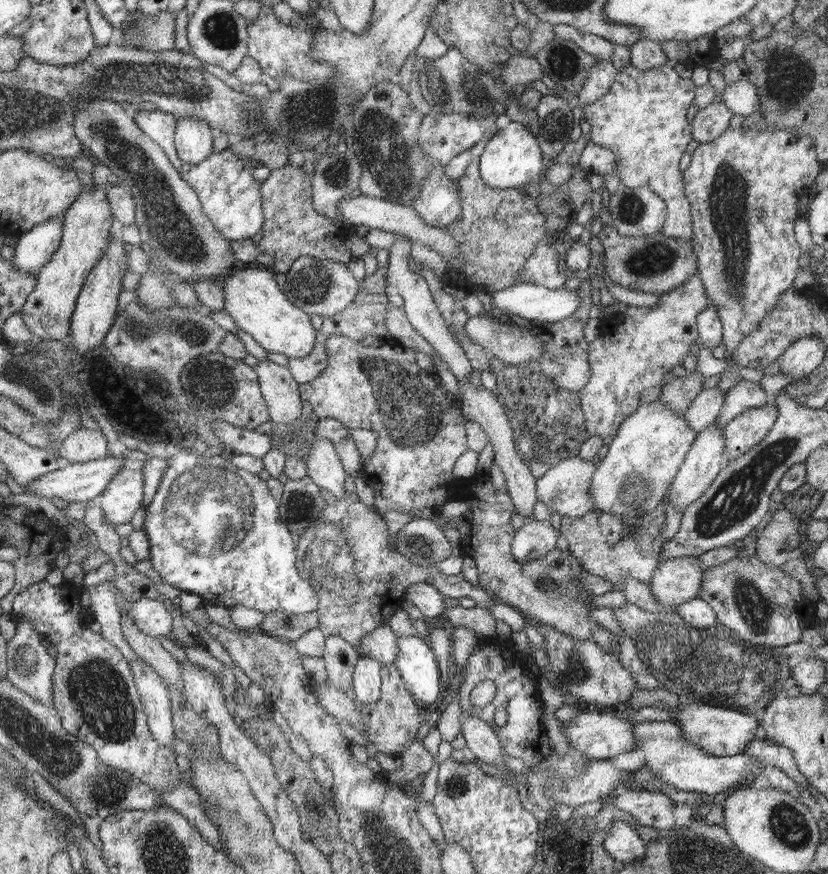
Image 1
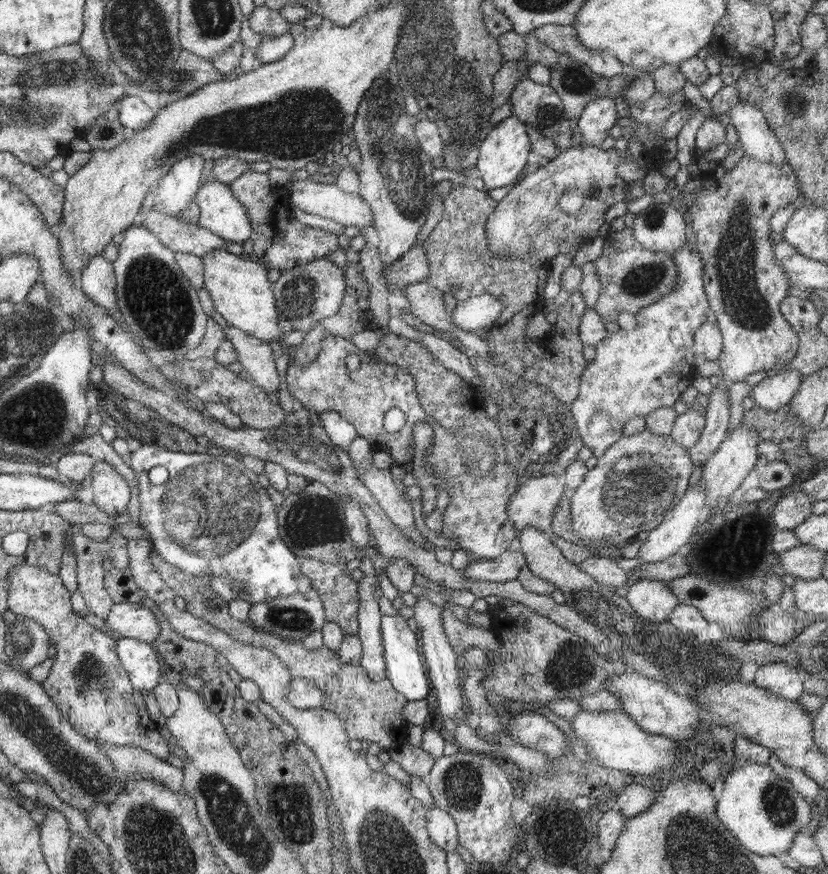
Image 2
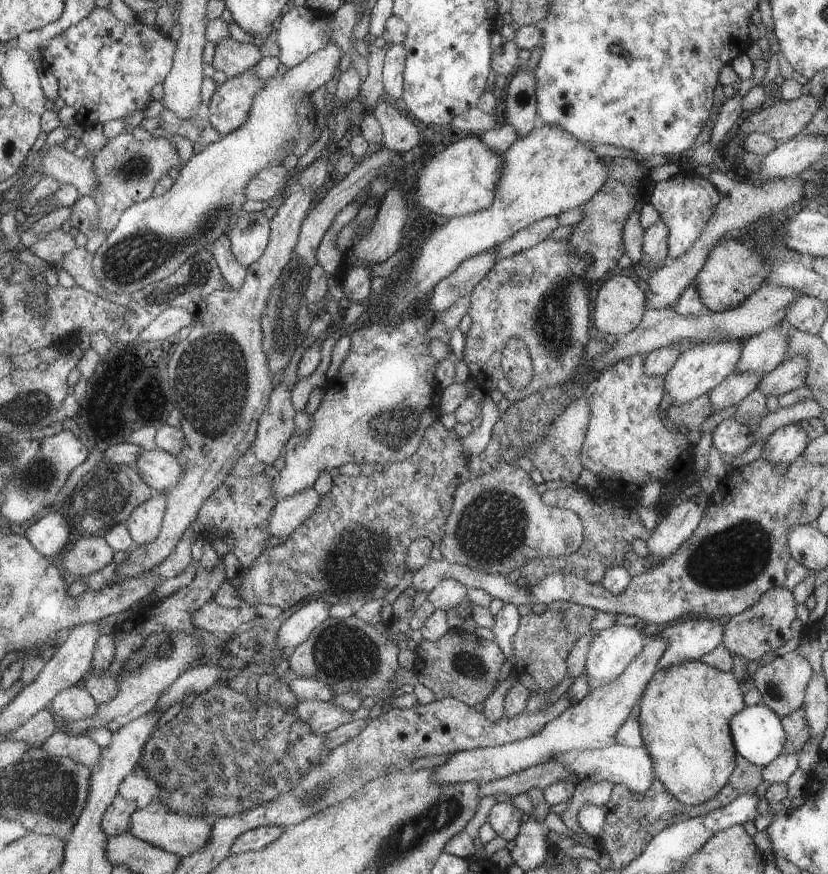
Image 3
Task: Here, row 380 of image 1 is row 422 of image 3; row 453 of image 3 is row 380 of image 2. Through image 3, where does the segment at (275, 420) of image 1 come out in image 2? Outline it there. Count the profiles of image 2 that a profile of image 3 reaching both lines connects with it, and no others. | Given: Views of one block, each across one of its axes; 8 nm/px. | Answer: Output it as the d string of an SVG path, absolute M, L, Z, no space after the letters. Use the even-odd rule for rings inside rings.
M227 324L224 328L224 336L237 354L237 367L244 370L252 379L253 384L267 392L278 392L282 384L282 378L278 376L278 370L274 363L270 343L250 336L242 329L234 328Z

